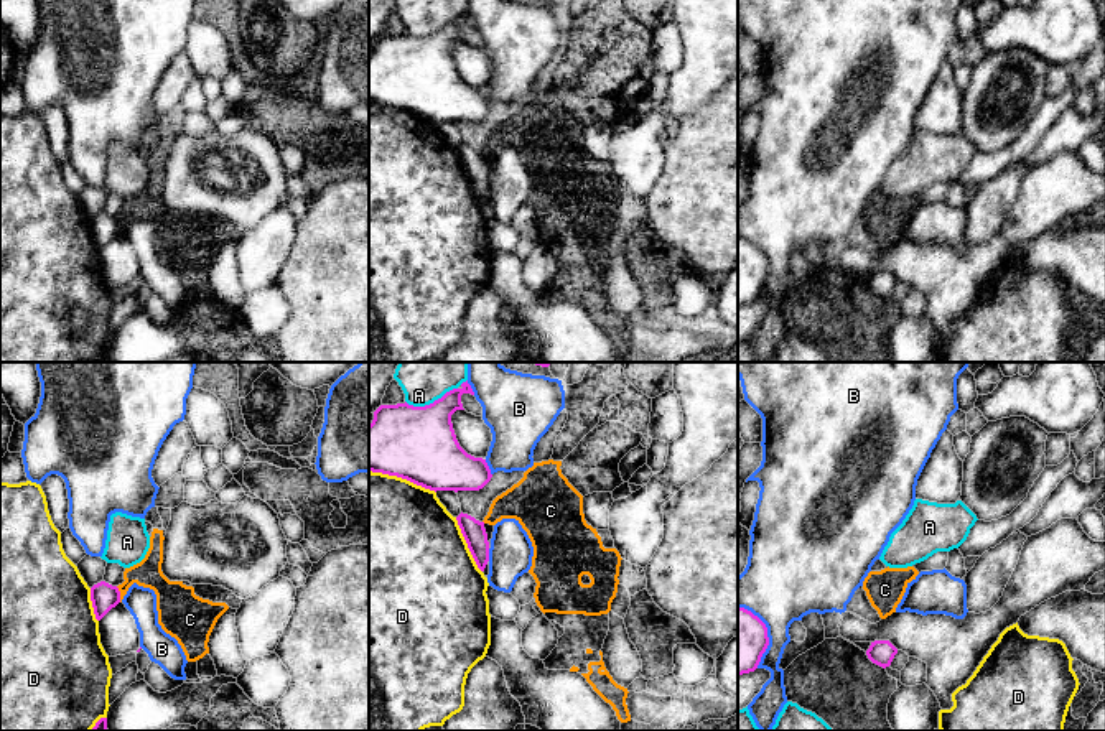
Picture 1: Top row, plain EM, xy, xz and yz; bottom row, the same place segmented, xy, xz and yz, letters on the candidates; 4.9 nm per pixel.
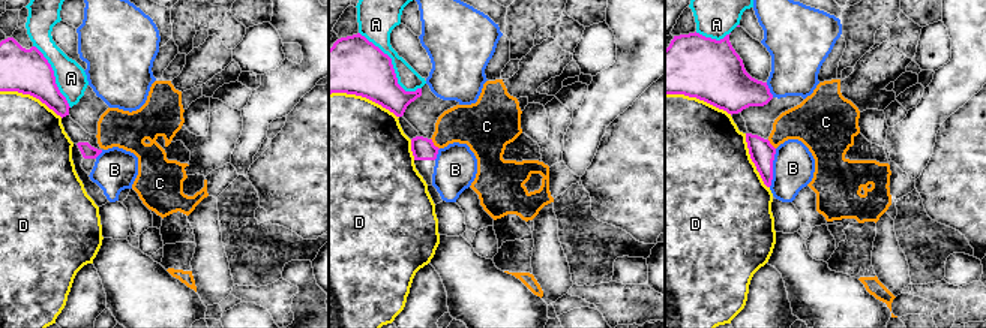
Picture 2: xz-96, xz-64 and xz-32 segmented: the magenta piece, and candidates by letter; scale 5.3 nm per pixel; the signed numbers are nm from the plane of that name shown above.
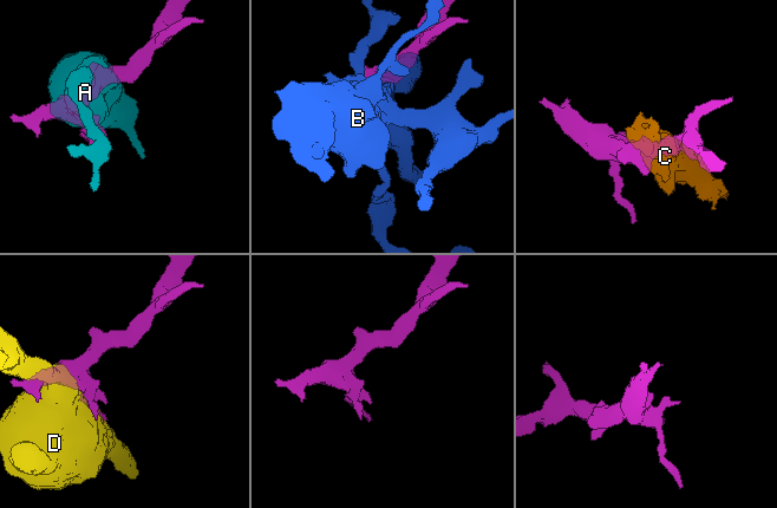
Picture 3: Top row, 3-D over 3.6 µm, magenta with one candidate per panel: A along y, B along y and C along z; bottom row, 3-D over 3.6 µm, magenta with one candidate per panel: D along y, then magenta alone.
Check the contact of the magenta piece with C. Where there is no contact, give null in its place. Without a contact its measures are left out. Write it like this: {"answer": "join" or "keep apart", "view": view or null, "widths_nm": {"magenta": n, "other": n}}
{"answer": "keep apart", "view": "xy", "widths_nm": {"magenta": 140, "other": 140}}

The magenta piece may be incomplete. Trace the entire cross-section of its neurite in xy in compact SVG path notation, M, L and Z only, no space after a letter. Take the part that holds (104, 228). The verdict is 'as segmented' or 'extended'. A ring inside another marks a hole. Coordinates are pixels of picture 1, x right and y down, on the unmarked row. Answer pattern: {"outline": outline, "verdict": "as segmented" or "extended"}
{"outline": "M100 212L91 219L91 232L96 250L100 252L112 239L120 234L120 222L105 212Z", "verdict": "as segmented"}

